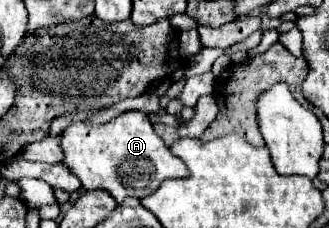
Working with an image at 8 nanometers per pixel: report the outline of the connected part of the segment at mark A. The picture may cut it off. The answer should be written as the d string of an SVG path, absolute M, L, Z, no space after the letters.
M125 111L101 125L73 121L61 133L61 149L61 163L79 177L85 189L105 189L117 203L125 197L147 197L163 179L187 175L185 163L157 137L143 111Z

